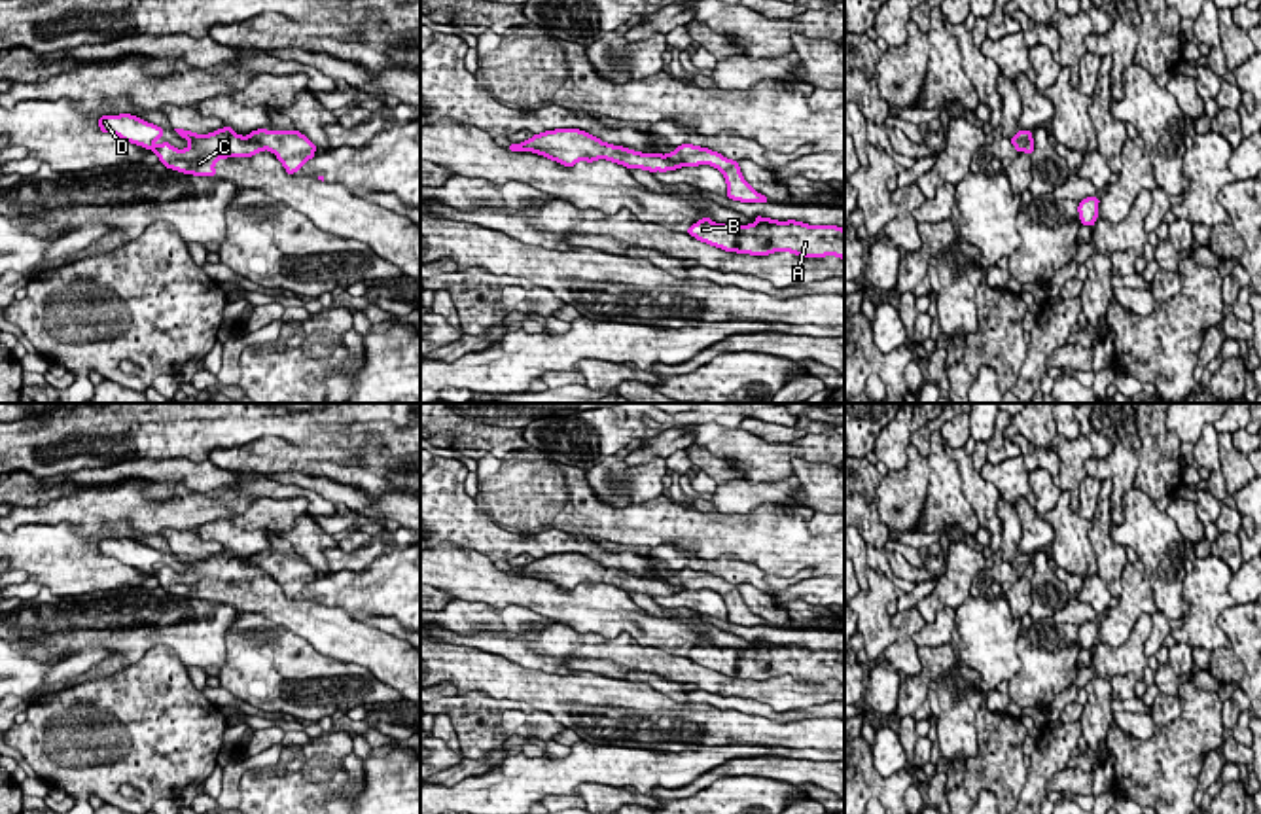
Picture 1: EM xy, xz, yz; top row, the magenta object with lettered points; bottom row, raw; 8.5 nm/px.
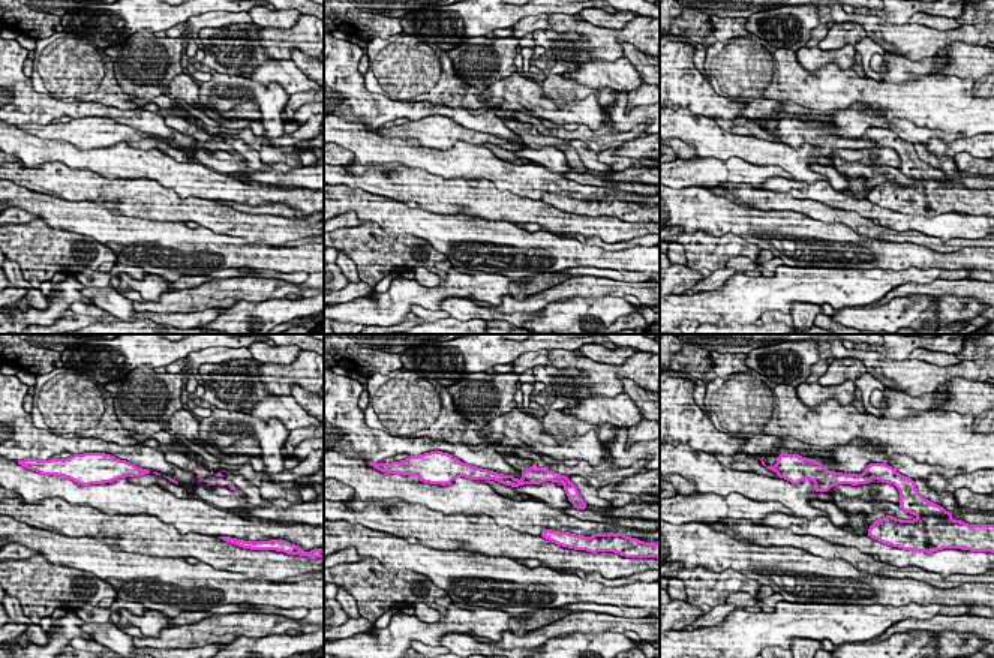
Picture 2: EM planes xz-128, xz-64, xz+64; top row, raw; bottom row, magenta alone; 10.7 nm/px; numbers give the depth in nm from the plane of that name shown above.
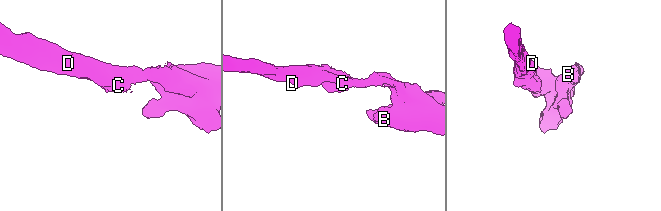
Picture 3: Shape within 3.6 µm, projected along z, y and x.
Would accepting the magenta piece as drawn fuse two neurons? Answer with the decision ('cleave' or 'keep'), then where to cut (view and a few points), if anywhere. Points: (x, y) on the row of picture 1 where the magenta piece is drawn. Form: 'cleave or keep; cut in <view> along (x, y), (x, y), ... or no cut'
cleave; cut in xz along (665, 156), (686, 165)

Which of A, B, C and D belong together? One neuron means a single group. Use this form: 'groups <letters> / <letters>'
groups A B / C D

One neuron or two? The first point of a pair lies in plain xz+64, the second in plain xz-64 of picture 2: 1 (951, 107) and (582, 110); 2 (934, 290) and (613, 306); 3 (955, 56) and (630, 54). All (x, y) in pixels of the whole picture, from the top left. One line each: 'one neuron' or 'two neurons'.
1: one neuron
2: two neurons
3: one neuron

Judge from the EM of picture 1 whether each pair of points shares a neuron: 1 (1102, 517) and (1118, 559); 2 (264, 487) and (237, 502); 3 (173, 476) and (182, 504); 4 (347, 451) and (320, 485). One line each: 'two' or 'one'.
1: one
2: one
3: two
4: two

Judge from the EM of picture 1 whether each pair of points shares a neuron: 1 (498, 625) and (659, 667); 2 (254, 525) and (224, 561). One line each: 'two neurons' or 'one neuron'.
1: two neurons
2: two neurons

